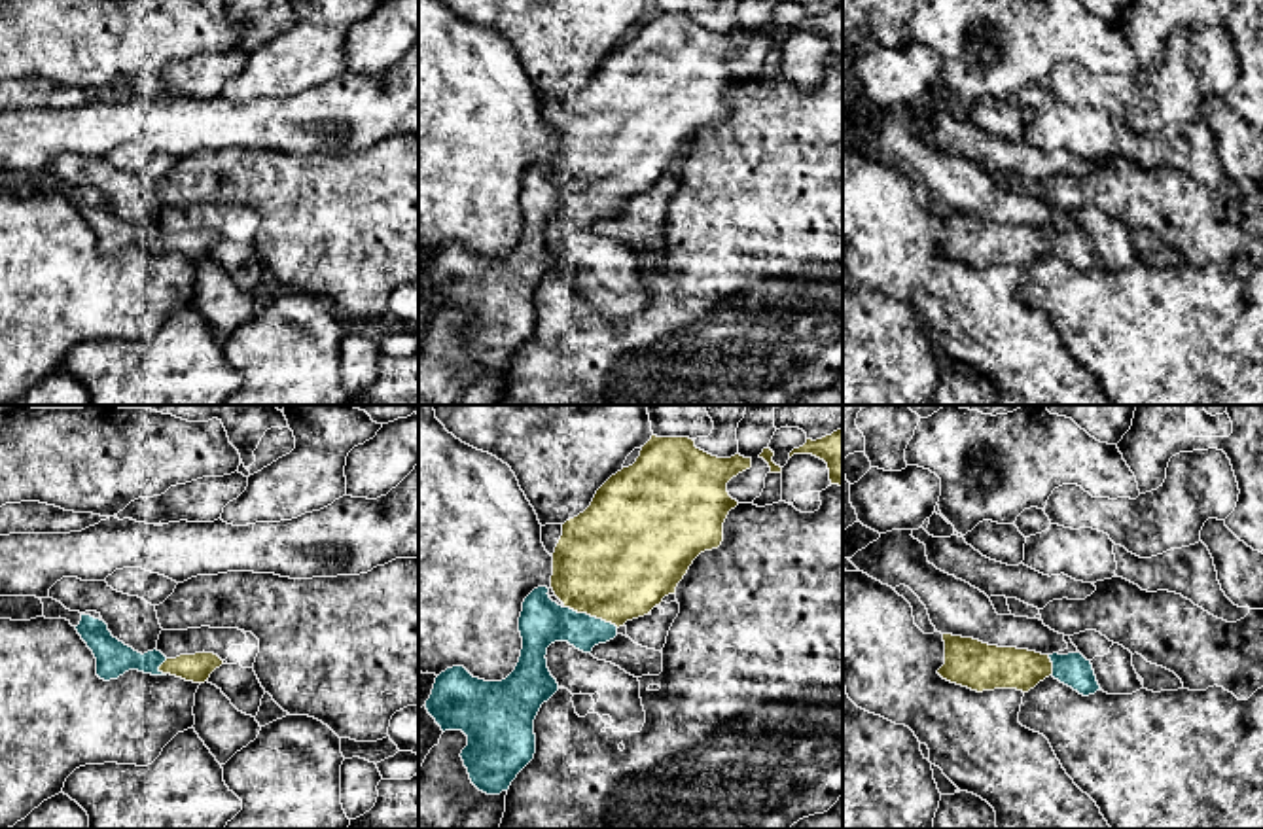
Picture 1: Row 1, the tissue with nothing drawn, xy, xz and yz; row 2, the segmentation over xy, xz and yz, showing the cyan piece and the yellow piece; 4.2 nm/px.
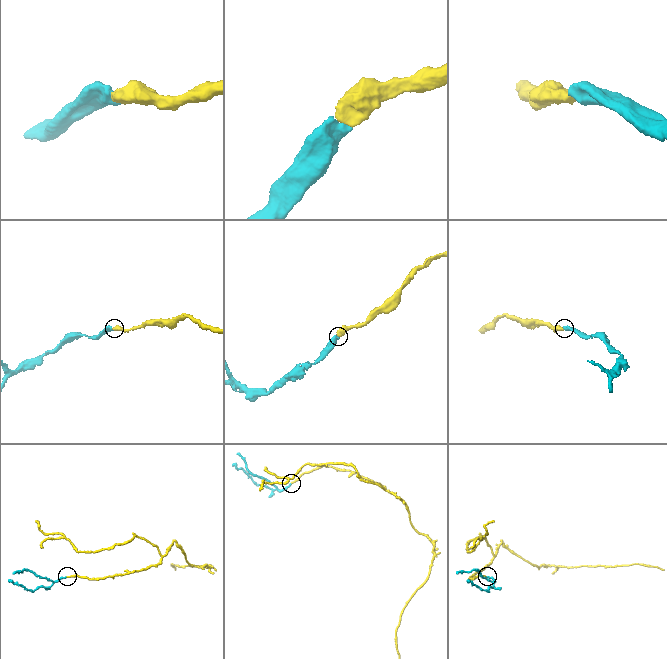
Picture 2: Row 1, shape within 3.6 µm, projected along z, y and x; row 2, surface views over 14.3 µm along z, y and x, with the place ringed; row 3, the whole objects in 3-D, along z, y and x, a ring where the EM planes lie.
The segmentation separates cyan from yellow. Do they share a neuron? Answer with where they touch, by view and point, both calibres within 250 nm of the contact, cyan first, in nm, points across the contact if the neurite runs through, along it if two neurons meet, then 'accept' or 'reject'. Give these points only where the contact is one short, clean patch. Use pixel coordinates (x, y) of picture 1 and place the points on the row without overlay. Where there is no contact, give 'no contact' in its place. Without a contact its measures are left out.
meets cyan in xz at (589, 192); 200 nm thick on the cyan side, 500 nm on the other; accept

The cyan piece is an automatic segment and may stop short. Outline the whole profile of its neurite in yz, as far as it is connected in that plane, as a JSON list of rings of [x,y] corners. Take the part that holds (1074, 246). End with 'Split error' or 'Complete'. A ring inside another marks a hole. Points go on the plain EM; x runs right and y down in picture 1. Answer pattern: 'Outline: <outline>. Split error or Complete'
Outline: [[[943,210],[945,240],[937,250],[971,267],[1017,265],[1028,269],[1053,252],[1083,273],[1100,267],[1091,237],[1081,229],[1041,231],[1028,225],[988,221]]]. Split error

